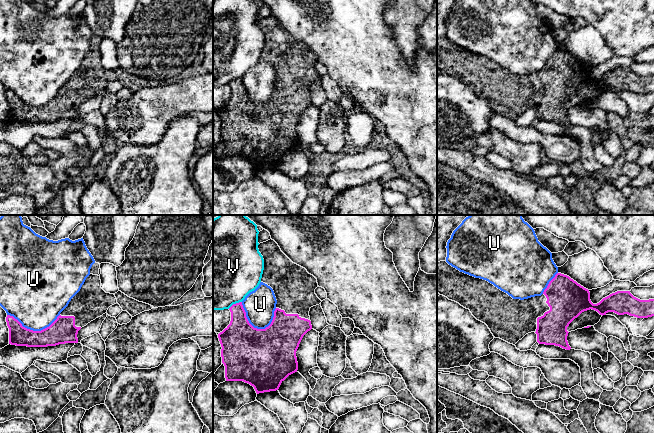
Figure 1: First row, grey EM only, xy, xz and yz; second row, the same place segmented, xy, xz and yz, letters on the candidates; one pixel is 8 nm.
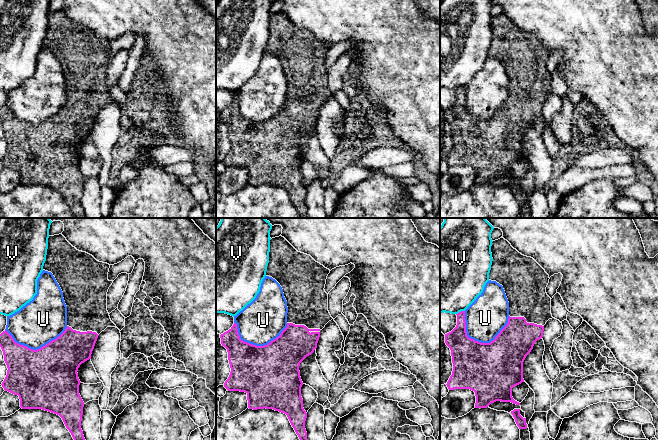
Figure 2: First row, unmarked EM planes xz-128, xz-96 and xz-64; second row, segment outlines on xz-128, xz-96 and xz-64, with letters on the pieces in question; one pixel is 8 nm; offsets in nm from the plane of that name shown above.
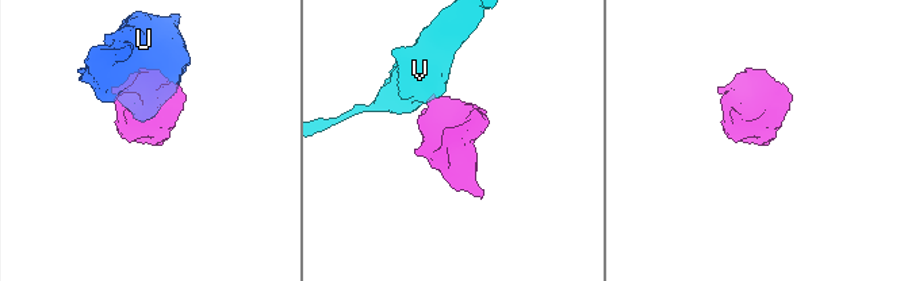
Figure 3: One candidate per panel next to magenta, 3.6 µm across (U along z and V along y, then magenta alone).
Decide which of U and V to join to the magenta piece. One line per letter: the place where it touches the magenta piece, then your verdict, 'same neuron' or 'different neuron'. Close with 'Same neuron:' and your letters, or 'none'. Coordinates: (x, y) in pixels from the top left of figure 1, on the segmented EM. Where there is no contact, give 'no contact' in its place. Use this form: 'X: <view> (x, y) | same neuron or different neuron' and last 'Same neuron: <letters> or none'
U: xz (249, 323) | different neuron
V: xz (234, 304) | different neuron
Same neuron: none

